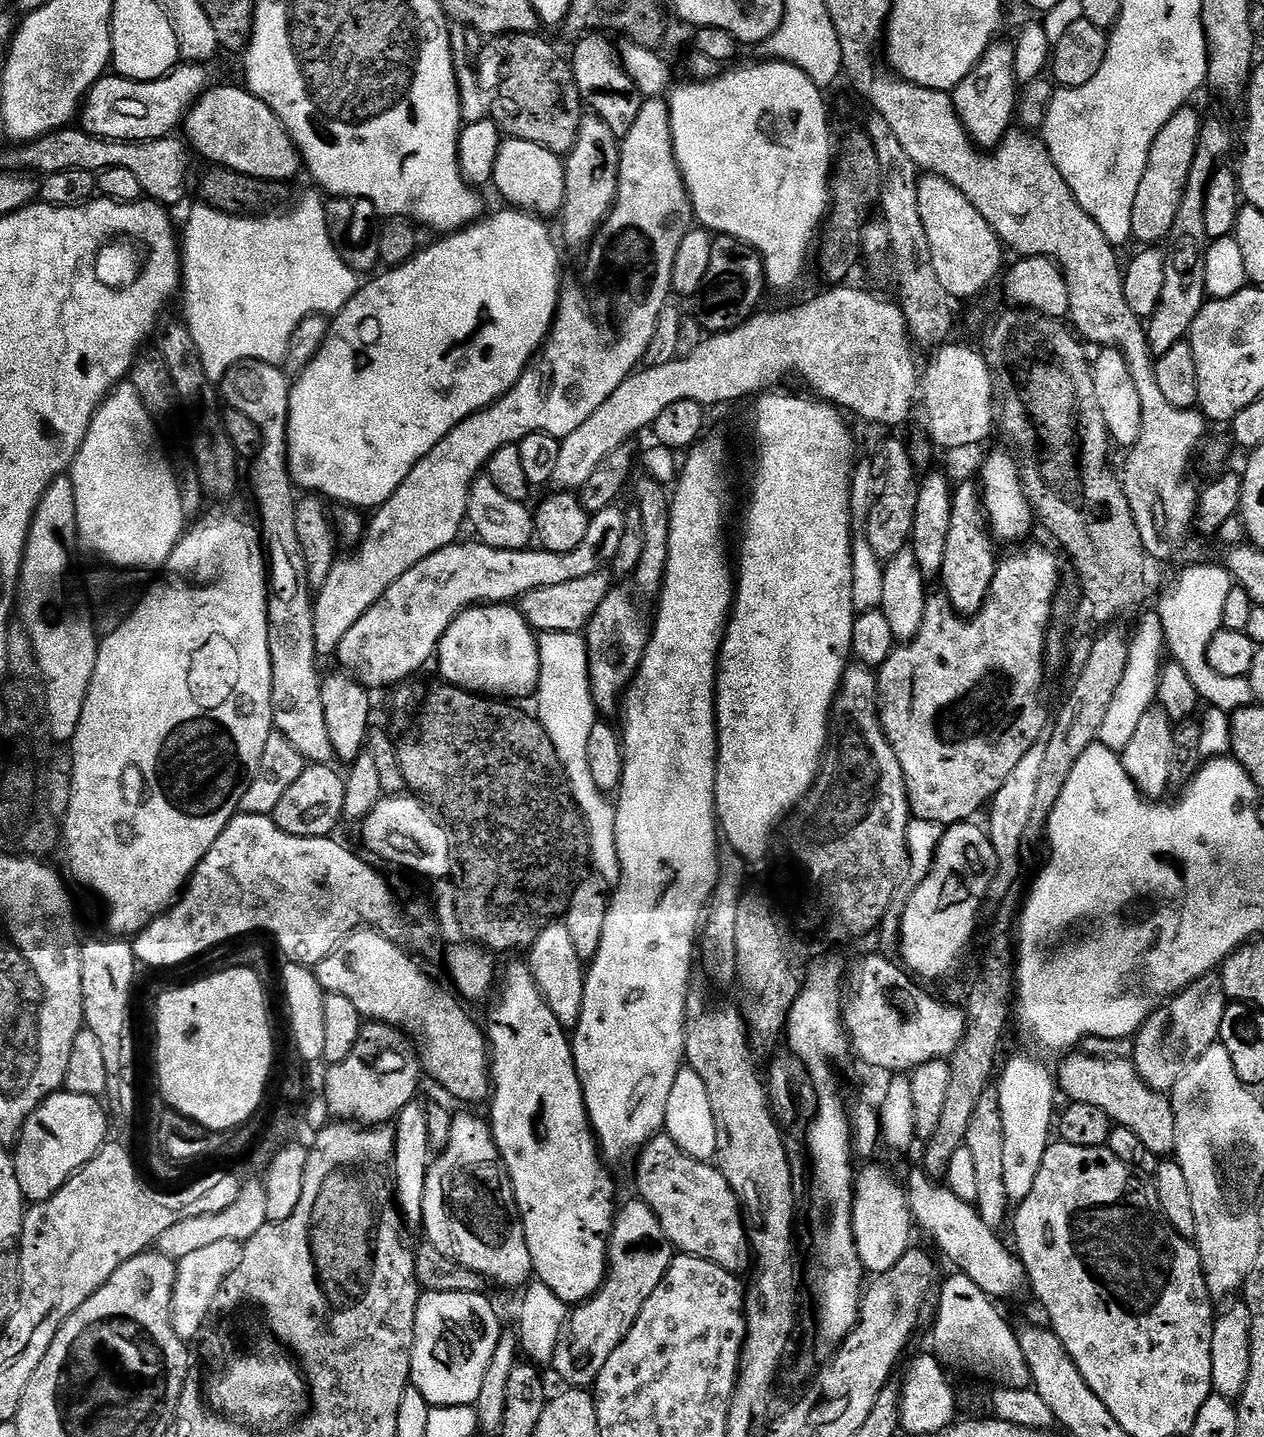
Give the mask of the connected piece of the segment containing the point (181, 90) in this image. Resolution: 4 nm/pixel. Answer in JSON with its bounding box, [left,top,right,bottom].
[78,63,209,142]

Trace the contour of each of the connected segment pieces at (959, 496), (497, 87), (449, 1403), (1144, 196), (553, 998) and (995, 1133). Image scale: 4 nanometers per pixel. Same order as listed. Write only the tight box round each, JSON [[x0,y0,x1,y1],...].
[[939,482,998,618],[474,32,582,154],[411,1292,502,1408],[1131,108,1202,246],[526,922,586,1029],[964,1090,1010,1230]]

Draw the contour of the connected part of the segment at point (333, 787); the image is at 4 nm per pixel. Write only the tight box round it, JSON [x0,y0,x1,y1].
[271,763,344,837]

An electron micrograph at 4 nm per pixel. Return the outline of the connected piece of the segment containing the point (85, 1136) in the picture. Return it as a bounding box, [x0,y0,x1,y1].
[14,1090,109,1204]

